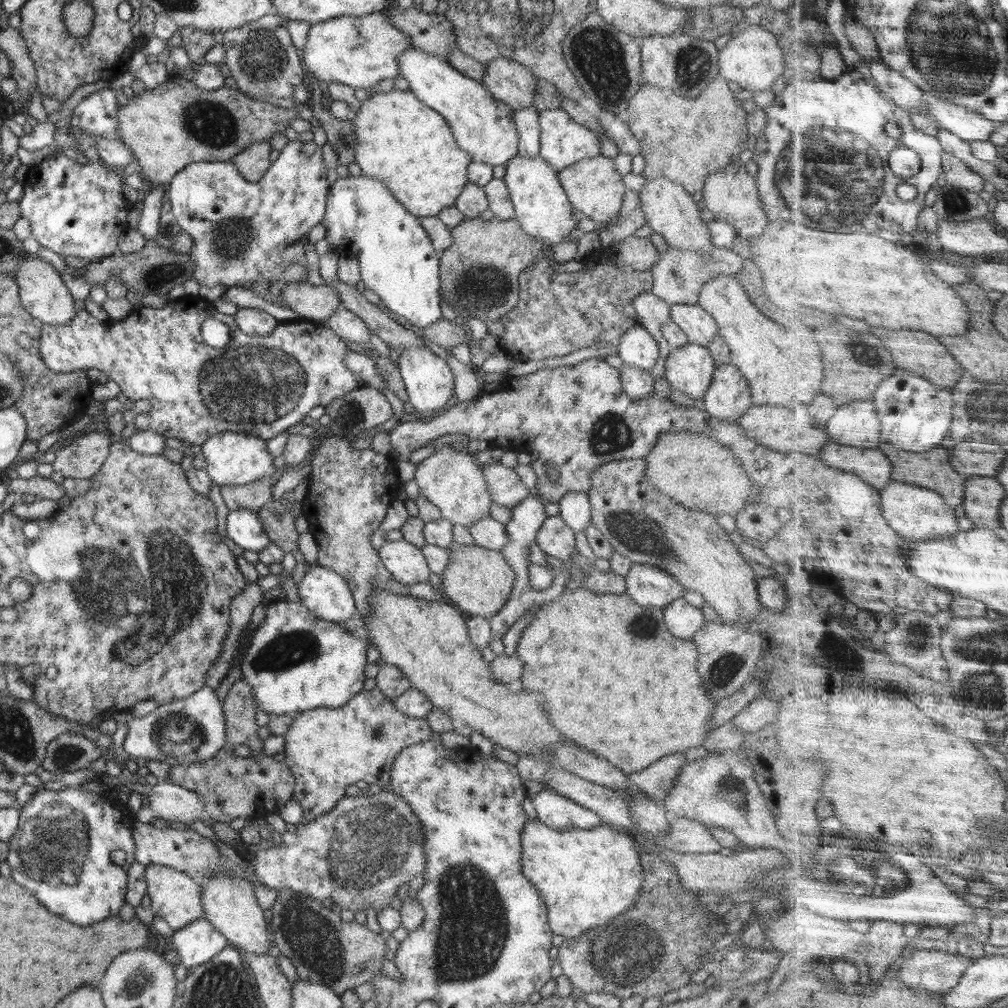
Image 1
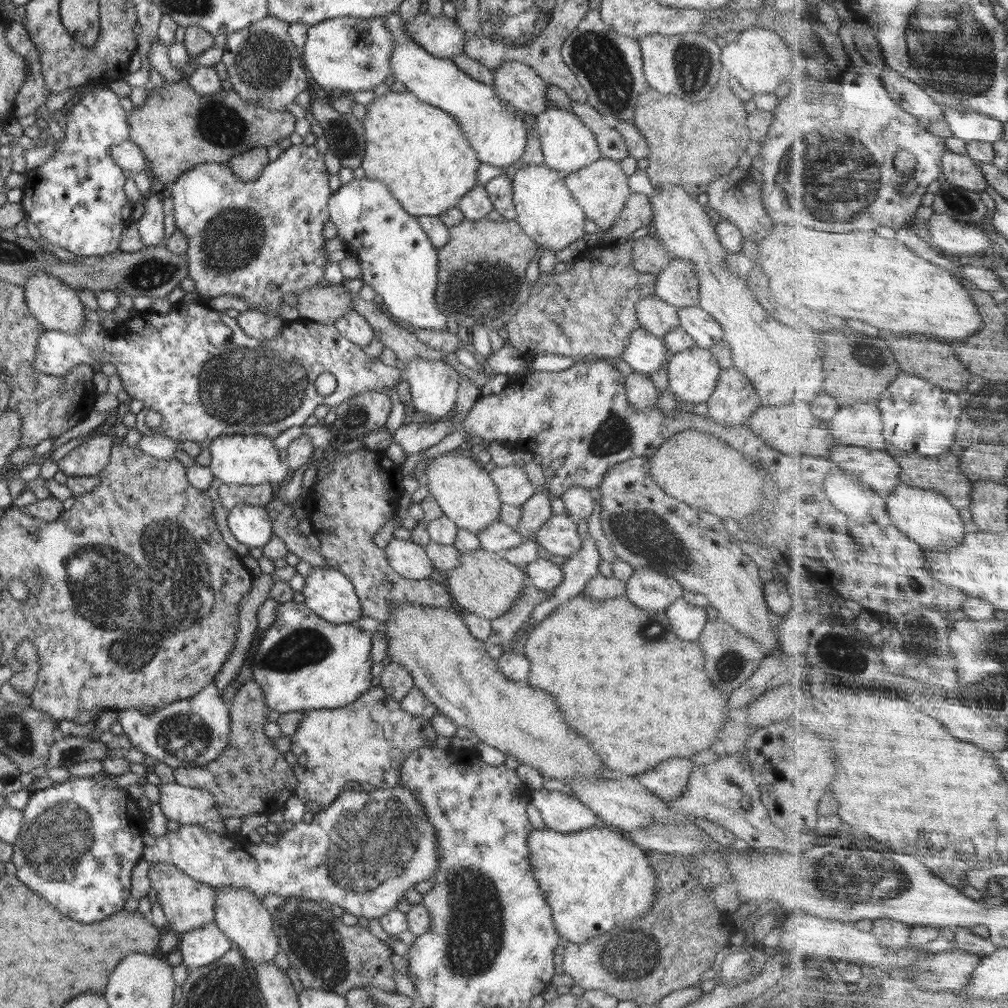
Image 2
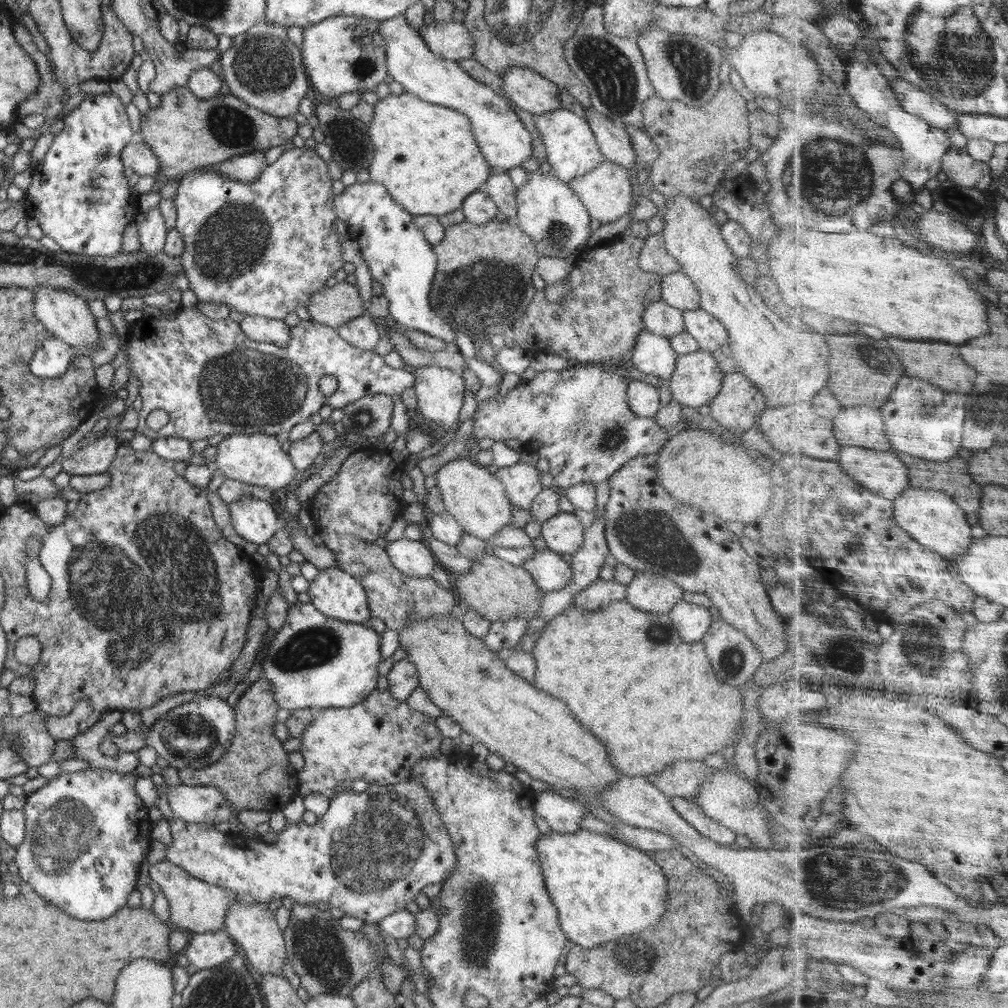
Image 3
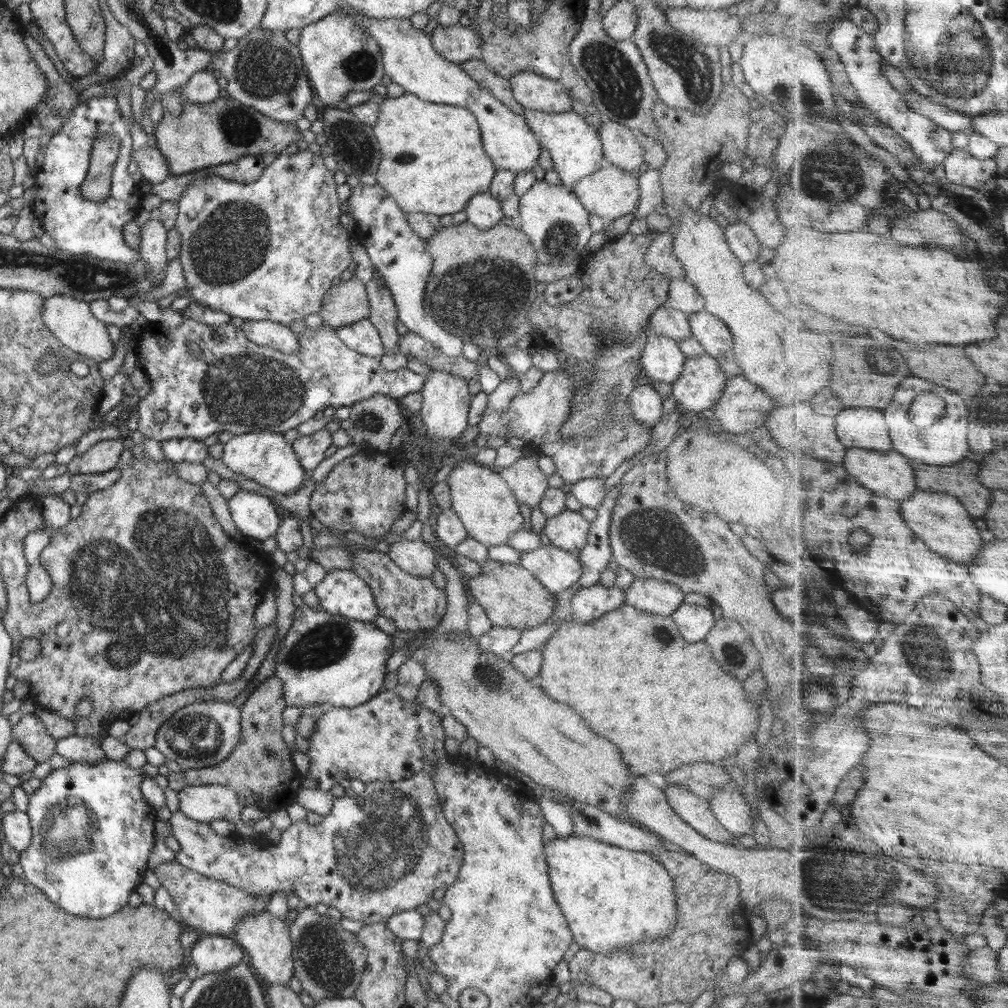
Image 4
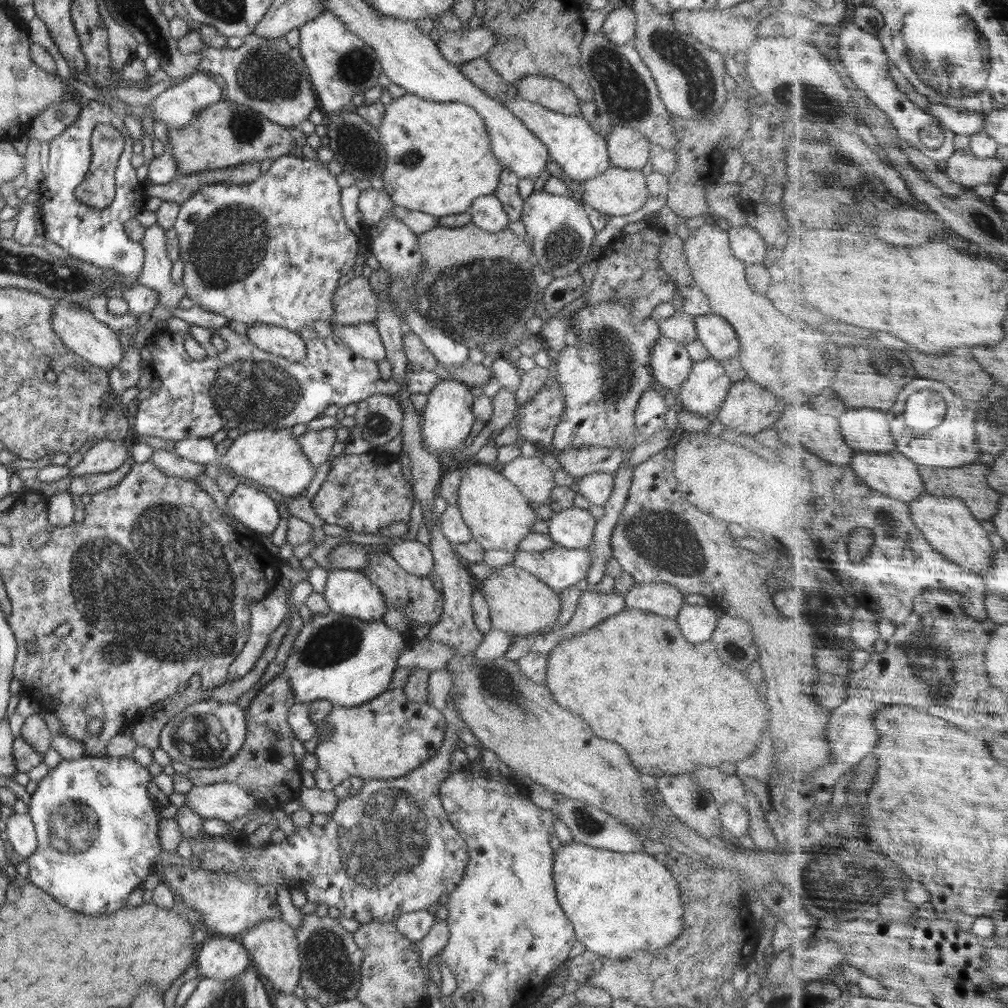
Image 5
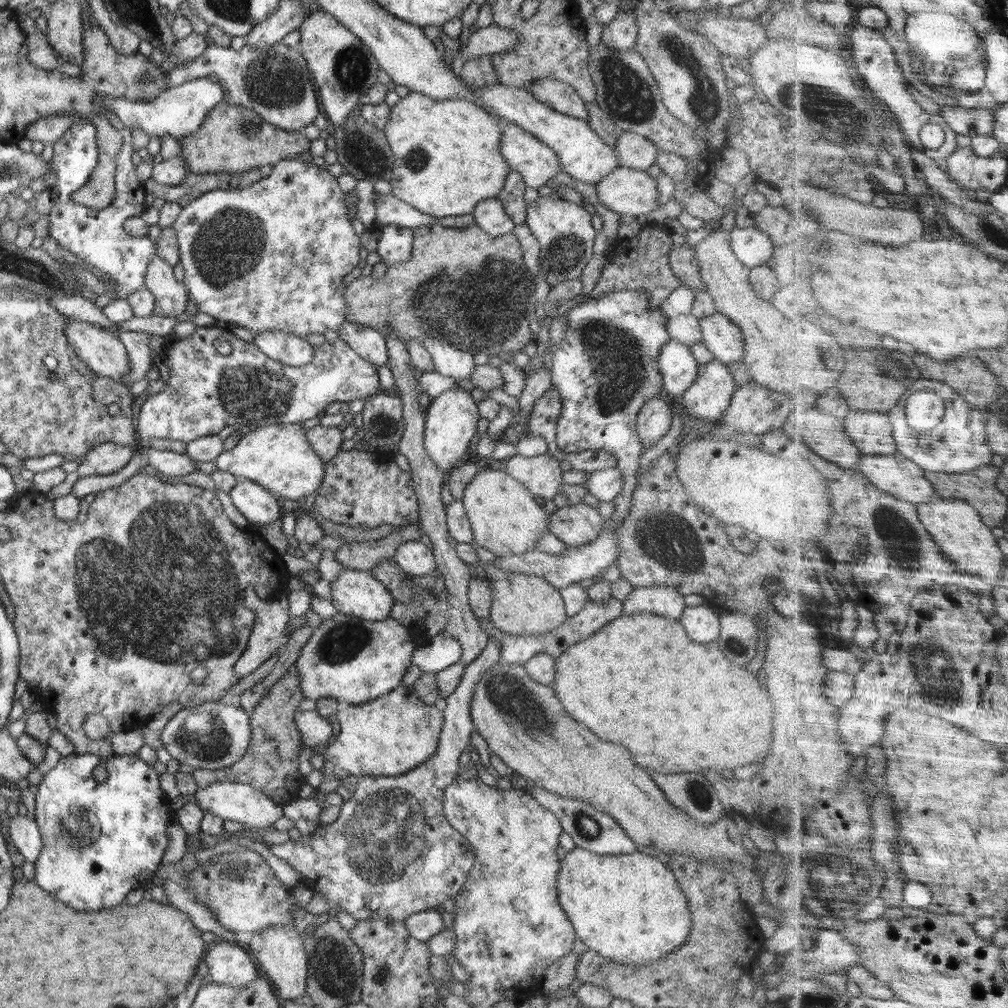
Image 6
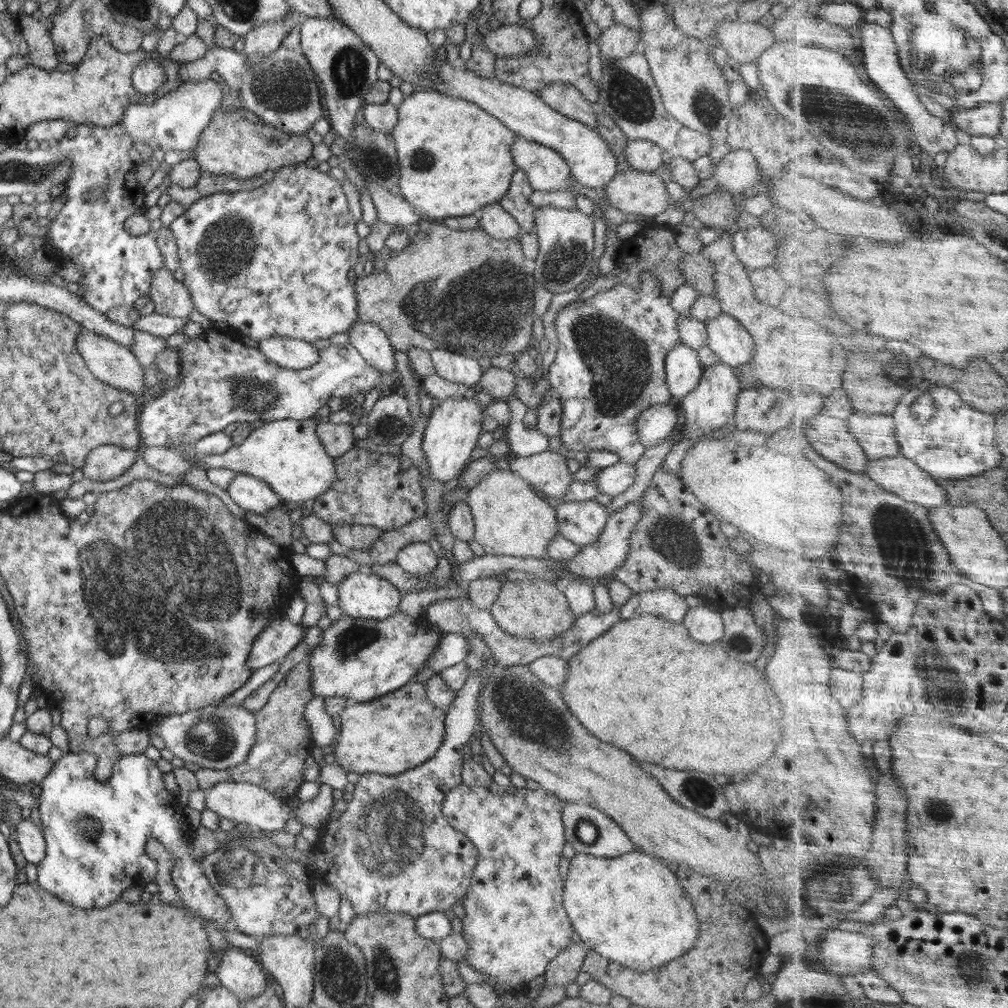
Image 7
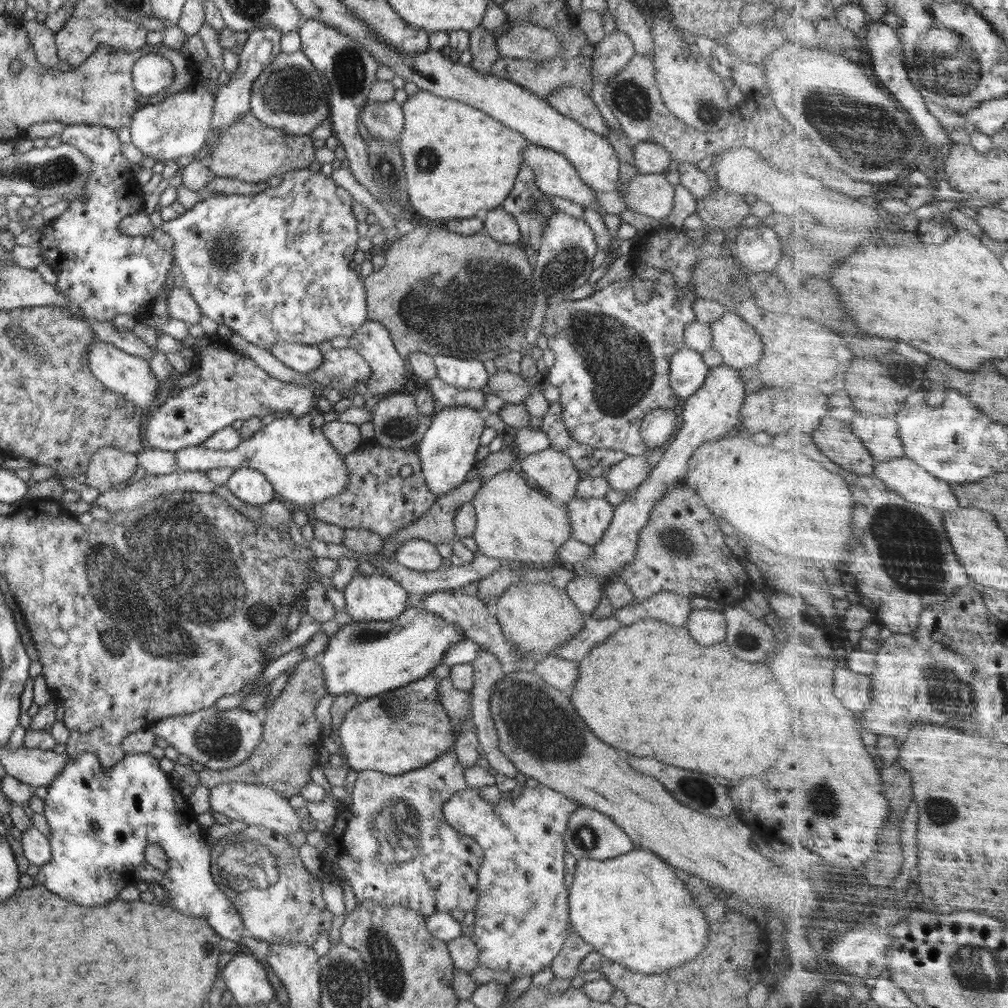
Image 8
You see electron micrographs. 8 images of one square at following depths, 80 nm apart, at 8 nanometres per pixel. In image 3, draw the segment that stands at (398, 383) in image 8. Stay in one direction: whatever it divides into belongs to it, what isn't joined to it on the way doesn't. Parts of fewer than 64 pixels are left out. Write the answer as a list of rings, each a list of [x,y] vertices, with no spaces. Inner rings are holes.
[[[368,314],[355,316],[336,329],[347,343],[362,352],[375,352],[374,348],[380,340],[379,329]]]

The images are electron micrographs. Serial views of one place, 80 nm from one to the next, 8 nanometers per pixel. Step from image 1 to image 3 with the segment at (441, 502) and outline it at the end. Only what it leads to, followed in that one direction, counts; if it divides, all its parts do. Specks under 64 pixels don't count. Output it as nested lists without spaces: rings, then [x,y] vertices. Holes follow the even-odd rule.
[[[466,455],[450,460],[435,472],[435,486],[441,494],[445,510],[452,515],[464,532],[486,541],[511,524],[511,502],[507,499],[502,481],[486,467]]]

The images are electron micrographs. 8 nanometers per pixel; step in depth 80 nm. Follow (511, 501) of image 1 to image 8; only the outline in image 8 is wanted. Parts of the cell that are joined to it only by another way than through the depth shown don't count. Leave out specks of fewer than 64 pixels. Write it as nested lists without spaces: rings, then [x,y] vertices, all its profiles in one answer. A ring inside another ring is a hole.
[[[548,447],[546,450],[535,452],[534,454],[521,456],[520,470],[527,474],[540,486],[554,501],[559,503],[567,502],[574,498],[578,481],[583,477],[582,472],[576,468],[572,459],[562,451]]]

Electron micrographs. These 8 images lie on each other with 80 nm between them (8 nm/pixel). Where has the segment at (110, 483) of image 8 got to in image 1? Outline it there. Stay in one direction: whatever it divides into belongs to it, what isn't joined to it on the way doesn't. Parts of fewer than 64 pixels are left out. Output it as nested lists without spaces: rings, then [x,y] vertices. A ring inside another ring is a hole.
[[[104,433],[76,434],[67,443],[60,443],[54,447],[56,458],[51,463],[52,468],[56,472],[62,472],[65,478],[91,478],[104,464],[110,452],[110,445],[110,437]]]

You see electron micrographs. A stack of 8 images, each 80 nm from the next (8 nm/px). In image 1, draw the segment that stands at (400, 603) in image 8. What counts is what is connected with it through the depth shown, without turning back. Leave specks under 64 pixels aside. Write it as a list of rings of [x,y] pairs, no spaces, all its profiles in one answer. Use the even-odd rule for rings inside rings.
[[[310,566],[297,588],[301,604],[320,619],[342,624],[357,613],[348,584],[334,570]]]

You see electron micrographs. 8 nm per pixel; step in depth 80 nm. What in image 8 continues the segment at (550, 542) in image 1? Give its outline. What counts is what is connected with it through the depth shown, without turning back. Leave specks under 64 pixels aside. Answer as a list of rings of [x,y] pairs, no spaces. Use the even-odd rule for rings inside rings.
[[[605,497],[572,498],[565,505],[571,522],[571,538],[593,546],[605,533],[614,507]]]

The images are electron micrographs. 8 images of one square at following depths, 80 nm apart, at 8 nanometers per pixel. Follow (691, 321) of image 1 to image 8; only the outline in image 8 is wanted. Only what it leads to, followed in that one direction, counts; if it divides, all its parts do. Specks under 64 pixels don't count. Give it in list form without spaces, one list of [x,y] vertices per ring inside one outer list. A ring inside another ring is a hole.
[[[727,312],[709,324],[713,348],[722,355],[724,365],[740,370],[756,368],[763,353],[760,335],[739,314]]]

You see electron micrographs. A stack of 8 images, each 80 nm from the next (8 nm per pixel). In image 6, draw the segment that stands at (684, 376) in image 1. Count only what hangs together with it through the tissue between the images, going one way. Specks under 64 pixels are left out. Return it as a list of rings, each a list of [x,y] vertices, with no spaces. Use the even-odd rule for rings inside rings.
[[[713,359],[708,364],[699,364],[694,382],[682,393],[682,406],[686,407],[690,414],[698,421],[709,421],[714,426],[720,427],[727,408],[730,406],[732,393],[737,387],[731,375],[729,366]]]

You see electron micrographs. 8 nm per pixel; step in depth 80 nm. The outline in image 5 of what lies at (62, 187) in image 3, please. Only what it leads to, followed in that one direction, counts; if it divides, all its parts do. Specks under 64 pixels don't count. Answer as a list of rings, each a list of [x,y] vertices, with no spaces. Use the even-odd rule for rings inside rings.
[[[98,100],[85,101],[83,103],[80,115],[76,122],[70,124],[64,133],[54,138],[50,144],[50,160],[48,160],[48,169],[43,172],[44,179],[40,181],[39,189],[36,190],[44,198],[40,206],[42,209],[42,223],[44,223],[44,236],[50,241],[55,242],[64,250],[68,250],[72,257],[83,260],[84,262],[95,264],[103,269],[114,269],[119,275],[124,275],[132,284],[138,284],[137,280],[141,276],[144,264],[144,247],[141,243],[128,238],[124,231],[124,222],[135,219],[138,213],[144,211],[143,202],[146,194],[143,189],[143,183],[136,177],[136,169],[131,166],[133,156],[133,139],[131,138],[122,119],[118,118],[108,104],[102,104]],[[96,125],[106,125],[116,128],[125,139],[125,146],[117,163],[115,170],[115,197],[114,200],[104,209],[90,208],[87,204],[82,204],[75,195],[75,188],[84,180],[92,160],[91,138]]]

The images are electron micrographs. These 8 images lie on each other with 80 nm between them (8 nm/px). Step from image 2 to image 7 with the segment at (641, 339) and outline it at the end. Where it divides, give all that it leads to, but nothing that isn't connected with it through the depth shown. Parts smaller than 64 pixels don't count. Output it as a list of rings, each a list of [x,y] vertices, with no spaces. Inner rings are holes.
[[[684,343],[669,350],[666,357],[666,384],[673,396],[683,397],[698,384],[704,366],[697,352]]]

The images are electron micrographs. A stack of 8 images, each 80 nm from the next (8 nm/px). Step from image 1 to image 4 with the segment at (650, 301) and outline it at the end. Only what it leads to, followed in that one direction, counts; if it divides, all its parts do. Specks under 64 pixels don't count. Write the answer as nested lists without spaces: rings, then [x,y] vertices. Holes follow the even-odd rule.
[[[666,305],[654,310],[650,315],[648,327],[651,332],[675,341],[691,336],[687,314]]]

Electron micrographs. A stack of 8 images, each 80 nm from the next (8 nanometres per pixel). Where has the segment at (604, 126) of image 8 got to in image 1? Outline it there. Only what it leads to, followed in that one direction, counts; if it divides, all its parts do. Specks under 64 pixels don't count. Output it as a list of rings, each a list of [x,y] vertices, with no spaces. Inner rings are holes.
[[[497,58],[485,65],[486,74],[482,84],[486,86],[494,99],[503,101],[514,110],[534,108],[534,92],[536,92],[536,76],[530,73],[526,66],[522,66],[509,58]]]

